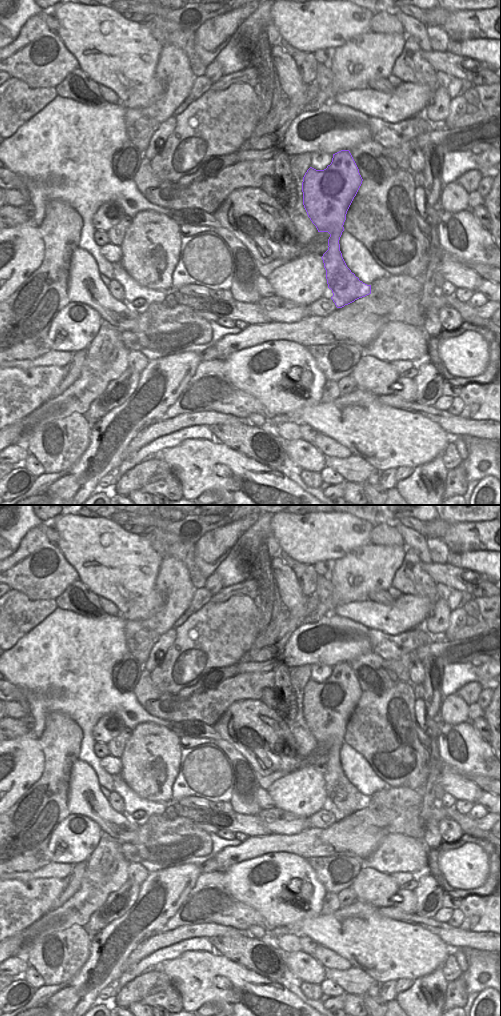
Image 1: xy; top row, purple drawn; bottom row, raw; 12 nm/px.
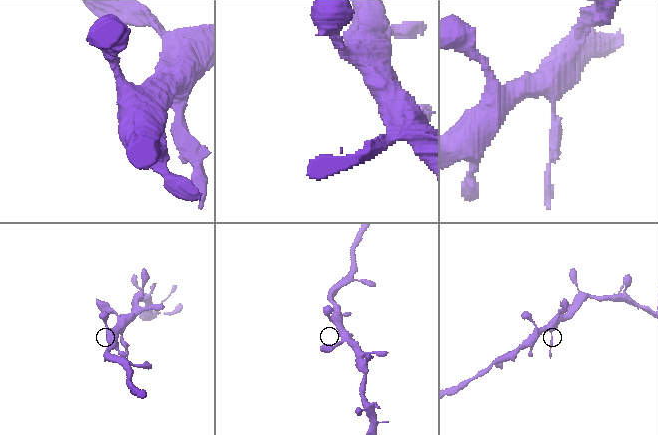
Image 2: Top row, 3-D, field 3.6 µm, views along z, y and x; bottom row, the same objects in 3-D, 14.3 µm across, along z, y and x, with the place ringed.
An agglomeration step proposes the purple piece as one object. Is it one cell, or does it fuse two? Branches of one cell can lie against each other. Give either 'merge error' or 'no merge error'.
merge error

